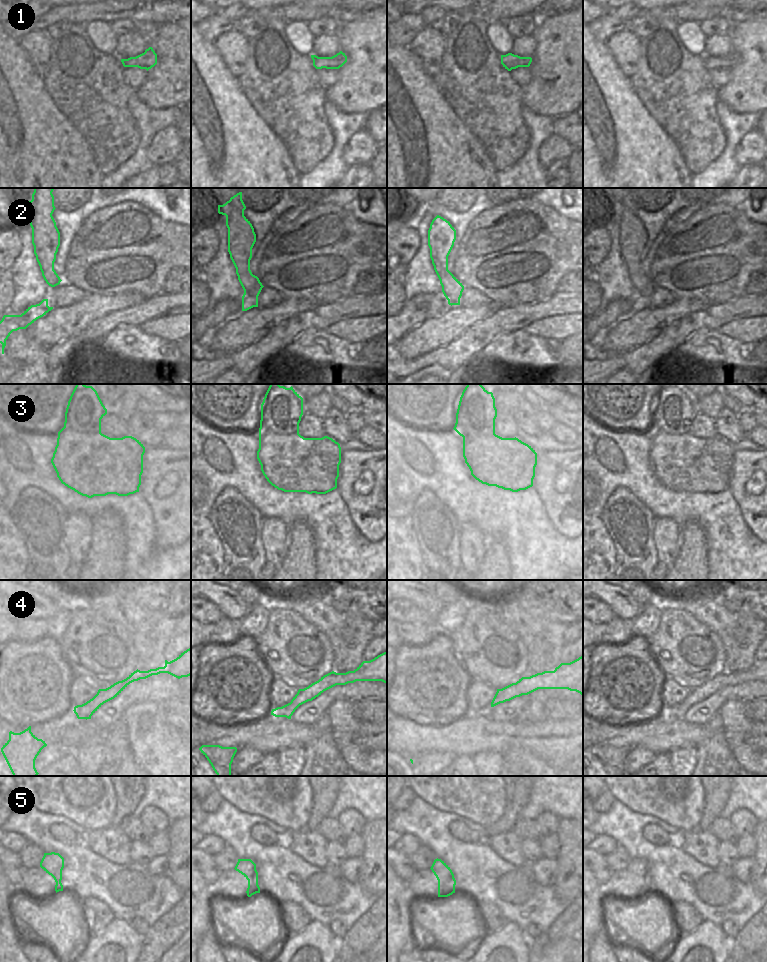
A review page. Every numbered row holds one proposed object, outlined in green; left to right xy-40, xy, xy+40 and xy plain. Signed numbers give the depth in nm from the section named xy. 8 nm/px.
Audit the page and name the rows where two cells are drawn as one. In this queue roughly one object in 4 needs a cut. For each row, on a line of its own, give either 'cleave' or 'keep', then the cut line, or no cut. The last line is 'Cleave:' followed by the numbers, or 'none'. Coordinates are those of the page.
1: keep; cut none
2: keep; cut none
3: cleave; cut xy (259, 428), (286, 435), (298, 434)
4: keep; cut none
5: keep; cut none
Cleave: 3

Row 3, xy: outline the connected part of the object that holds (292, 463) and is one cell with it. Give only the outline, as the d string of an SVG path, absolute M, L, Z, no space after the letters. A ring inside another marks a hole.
M259 429L257 459L267 481L284 492L326 494L337 488L341 447L328 436L304 438L300 434L276 434Z

